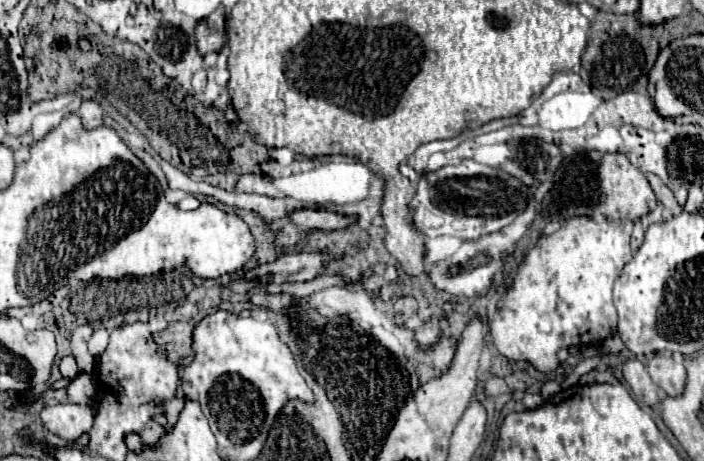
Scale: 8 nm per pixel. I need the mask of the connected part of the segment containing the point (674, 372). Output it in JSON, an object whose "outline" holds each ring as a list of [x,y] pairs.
{"outline":[[[665,353],[653,355],[651,361],[647,363],[647,371],[651,379],[657,383],[657,387],[665,391],[665,395],[677,397],[683,393],[685,379],[687,379],[685,367],[683,363],[677,363],[671,355],[665,355]]]}

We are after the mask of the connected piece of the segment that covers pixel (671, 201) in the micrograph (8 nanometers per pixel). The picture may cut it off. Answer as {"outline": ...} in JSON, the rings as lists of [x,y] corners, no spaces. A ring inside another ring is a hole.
{"outline":[[[647,173],[647,177],[655,195],[659,197],[659,201],[661,201],[667,209],[679,209],[679,205],[677,205],[677,201],[675,201],[673,193],[671,193],[669,189],[663,189],[659,178],[654,178],[653,181],[653,177],[650,177],[649,173]]]}

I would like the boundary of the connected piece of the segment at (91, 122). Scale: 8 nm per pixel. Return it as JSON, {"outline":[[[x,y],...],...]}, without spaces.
{"outline":[[[83,101],[77,113],[79,113],[85,129],[95,129],[95,127],[103,125],[103,109],[95,101]]]}

